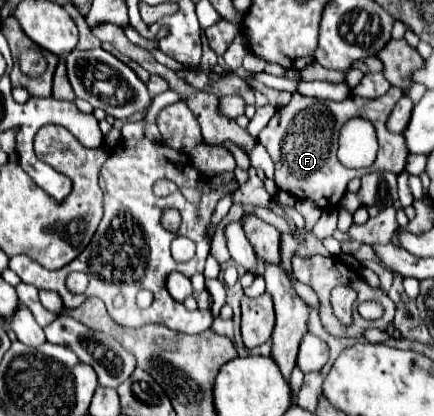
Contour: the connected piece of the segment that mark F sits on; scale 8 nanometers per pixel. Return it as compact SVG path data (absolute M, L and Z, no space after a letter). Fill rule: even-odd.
M390 88L380 98L362 98L362 96L350 94L342 102L318 100L318 98L310 98L294 92L290 104L278 108L272 120L268 122L268 126L258 134L258 142L268 150L270 158L274 160L276 186L290 192L298 200L312 200L320 208L334 208L338 200L344 196L346 184L352 178L362 178L366 172L374 172L374 170L388 170L388 172L400 174L406 166L406 156L408 156L406 140L402 134L392 134L386 128L386 120L390 118L390 112L398 100L400 100L398 88ZM350 116L352 118L364 116L372 120L376 126L380 150L378 150L376 162L370 168L350 170L338 162L338 156L336 156L338 130L346 120L350 120Z

